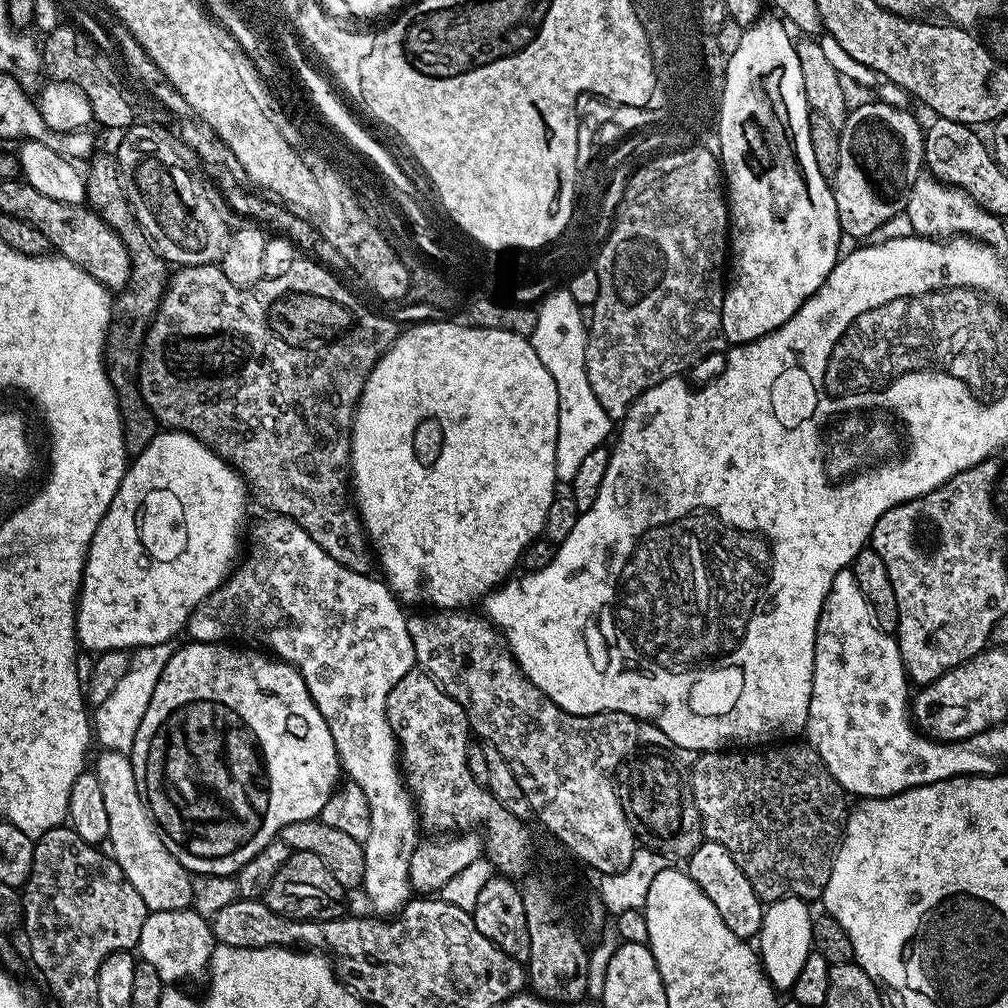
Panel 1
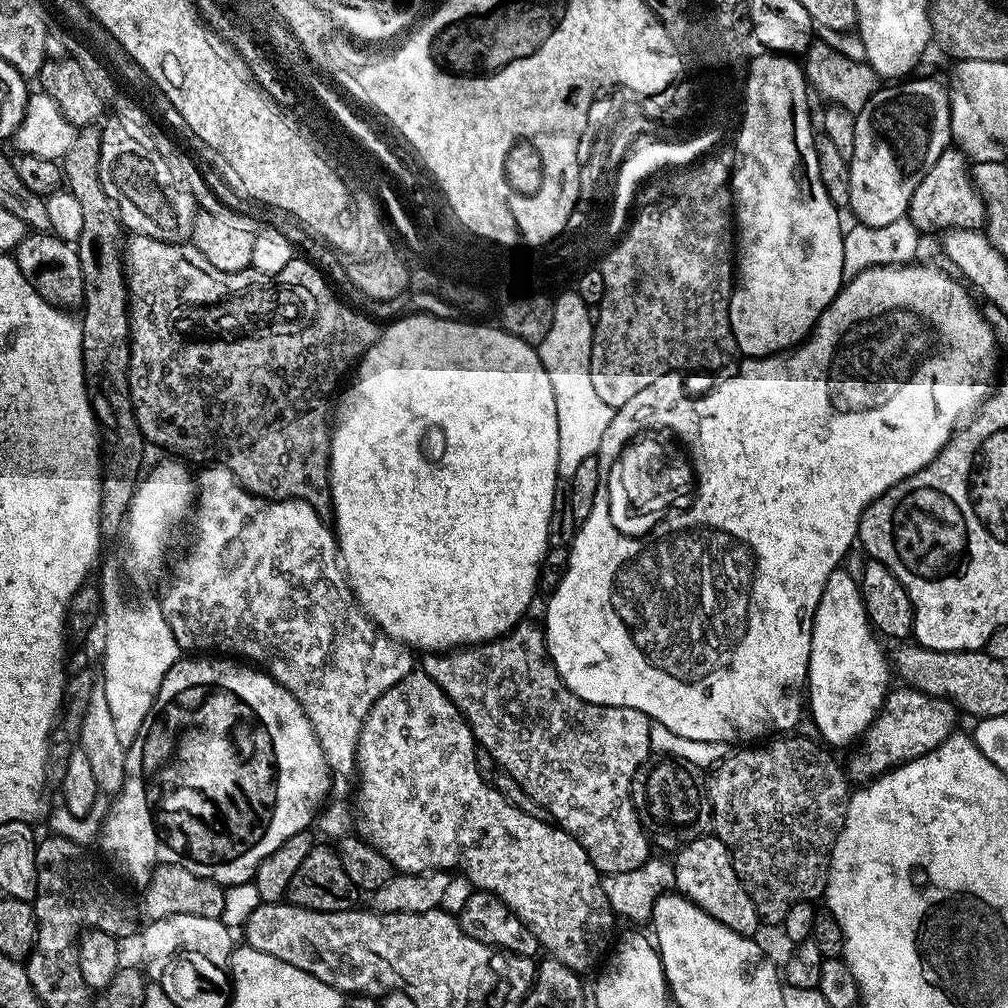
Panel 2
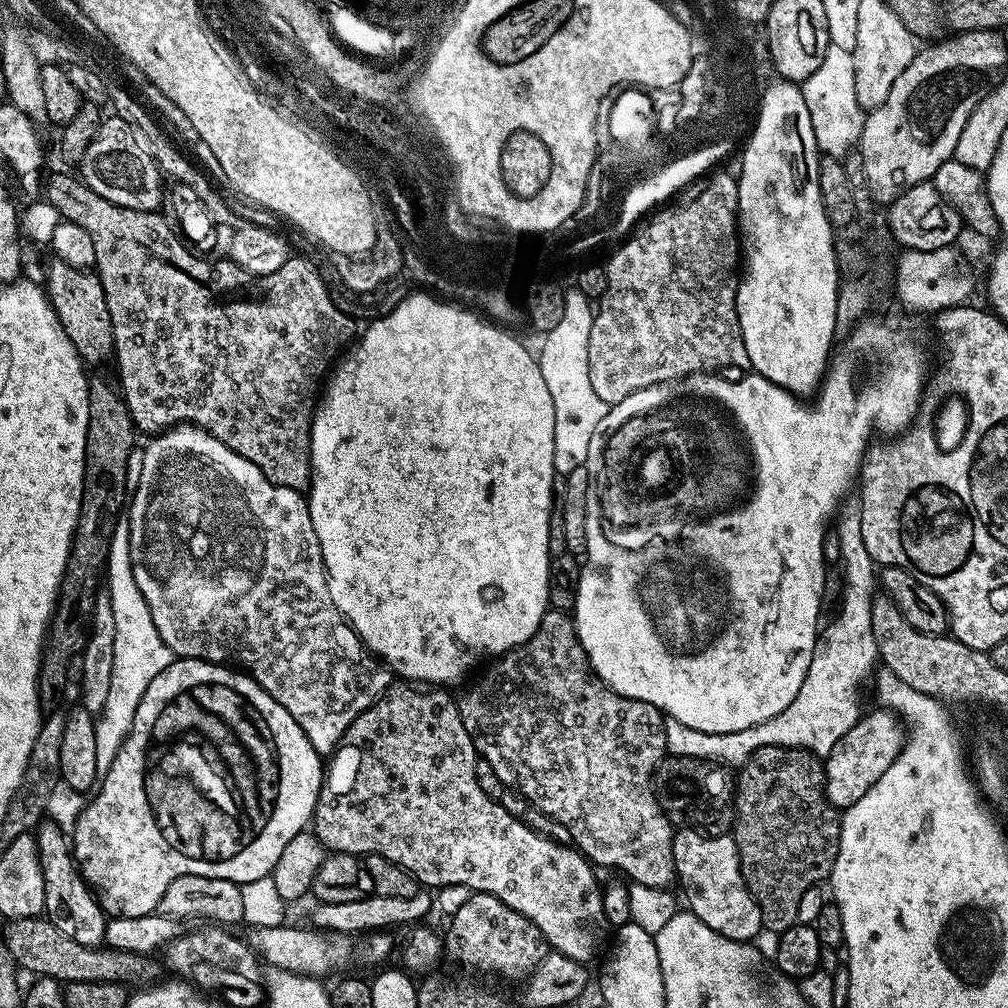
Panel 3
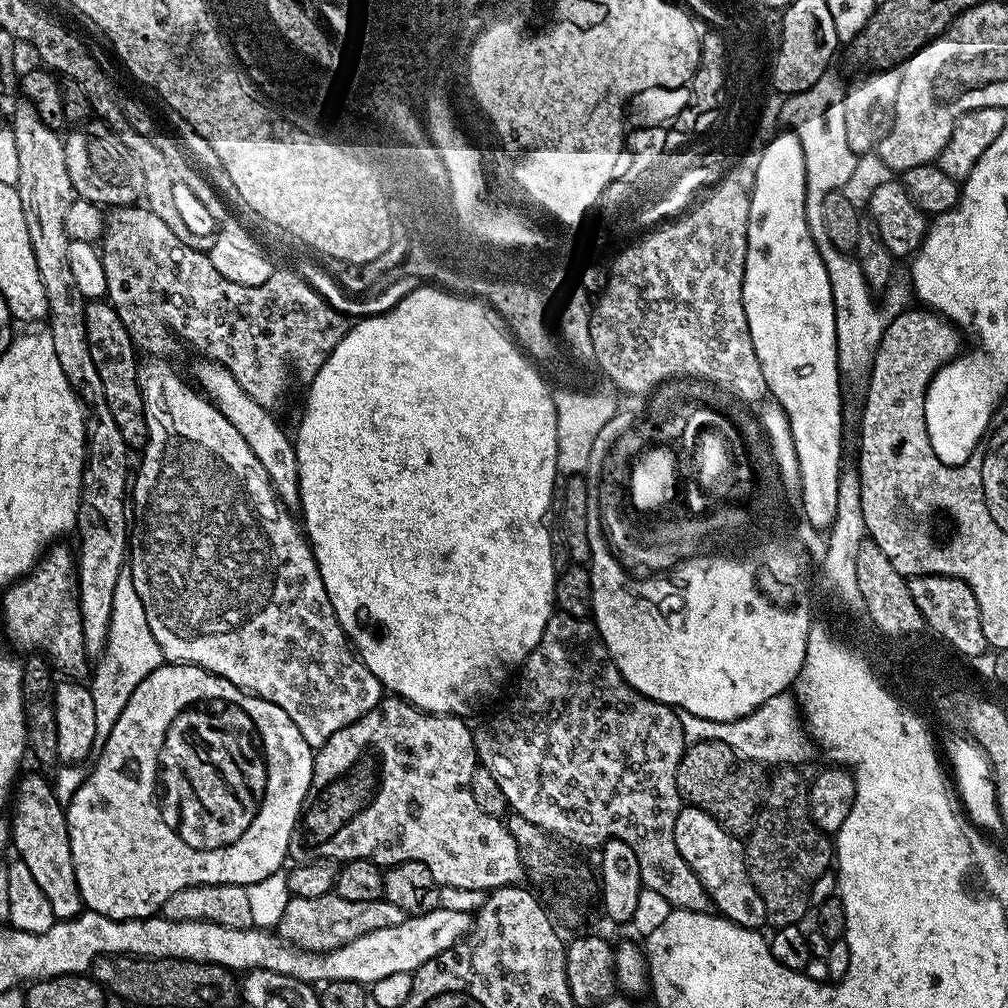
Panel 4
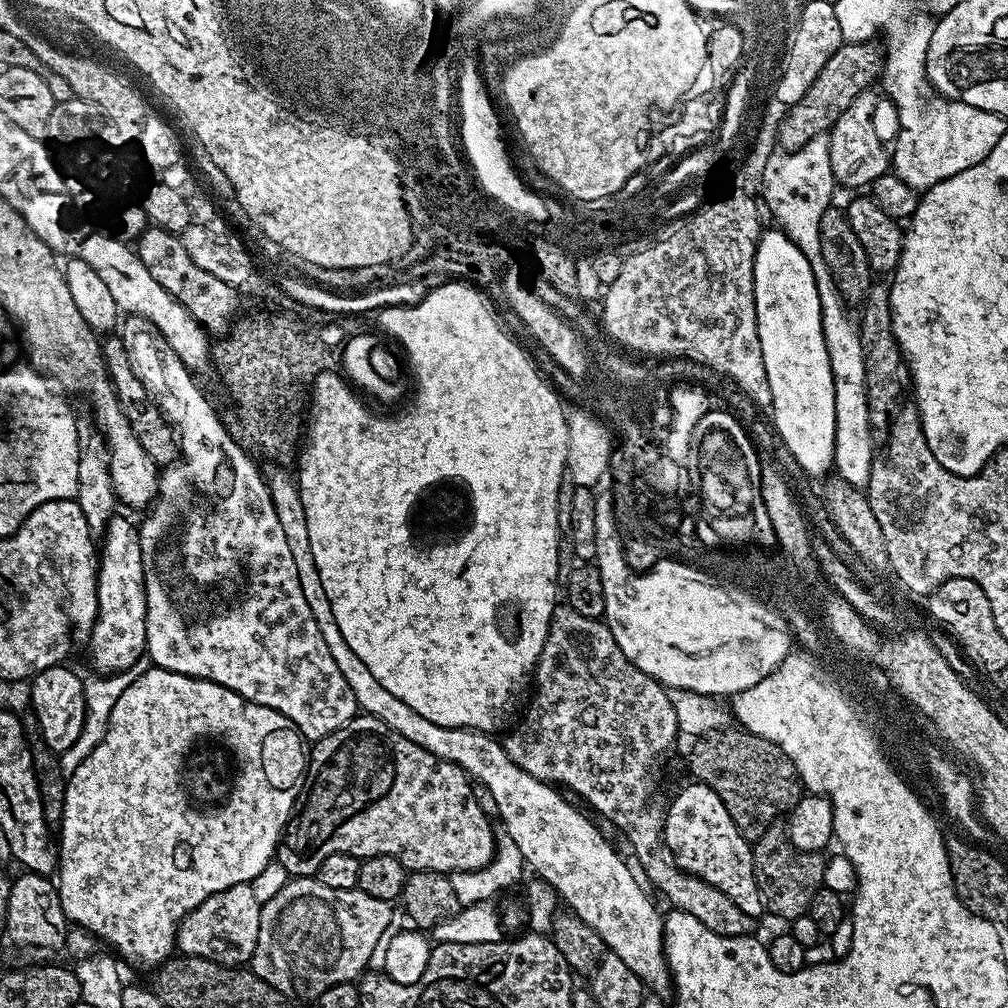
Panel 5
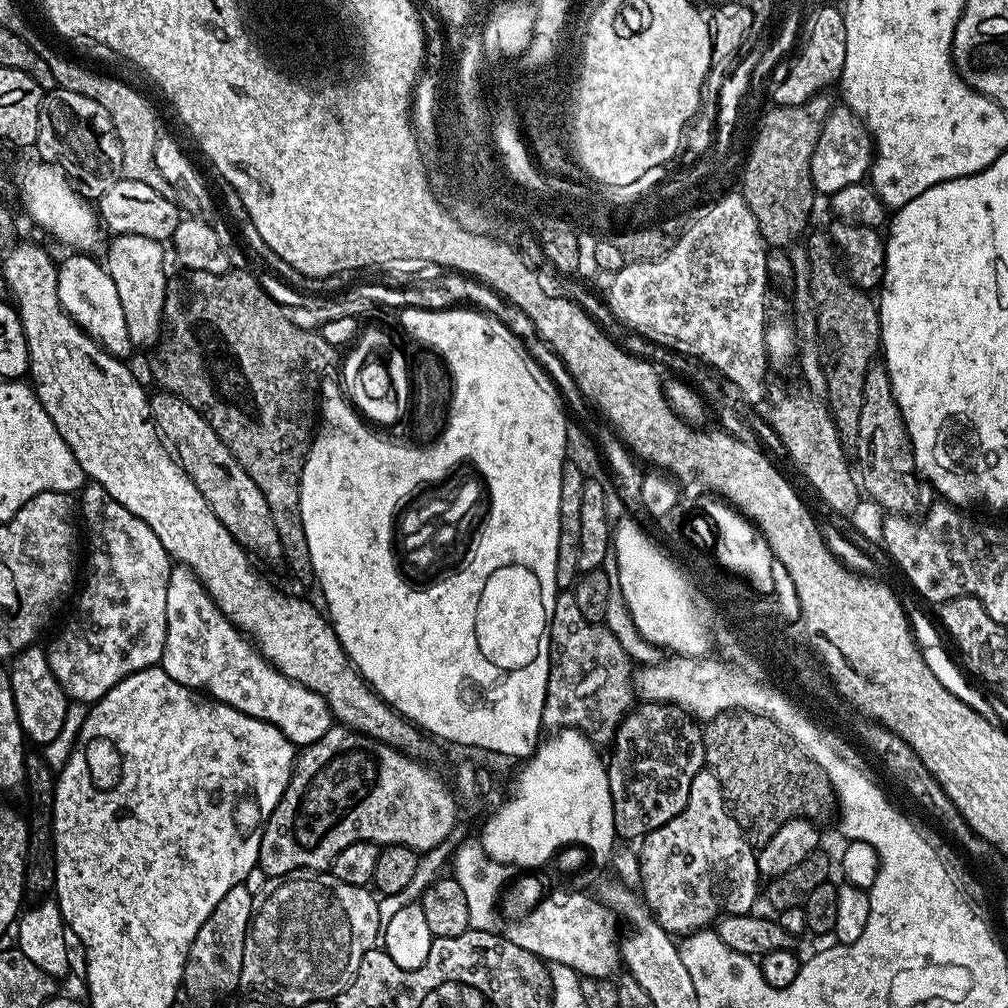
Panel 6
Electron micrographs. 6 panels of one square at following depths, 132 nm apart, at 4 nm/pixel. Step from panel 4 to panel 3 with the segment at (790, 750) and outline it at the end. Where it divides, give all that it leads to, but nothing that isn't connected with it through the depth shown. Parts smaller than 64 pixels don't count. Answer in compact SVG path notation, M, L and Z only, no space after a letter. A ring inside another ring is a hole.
M850 494L845 497L837 511L836 523L834 535L838 538L839 561L841 566L844 566L846 580L846 586L840 592L840 617L830 621L828 625L825 623L819 629L816 637L816 649L810 658L806 678L802 678L802 687L798 689L798 694L794 694L794 702L790 702L790 706L786 706L786 710L782 710L782 714L774 714L774 718L770 718L750 730L738 730L730 734L697 733L695 736L685 736L686 738L669 737L668 749L671 755L703 759L715 762L720 766L733 766L732 764L743 766L762 746L782 746L783 748L805 748L807 752L823 758L830 754L830 750L834 750L834 742L838 742L838 738L842 738L842 734L846 734L846 730L850 730L850 726L859 722L862 715L860 691L863 690L868 675L870 675L869 680L873 675L872 667L880 660L878 646L874 642L874 622L870 622L878 576L876 563L870 558L869 551L866 550L866 542L862 539L862 508L859 495Z

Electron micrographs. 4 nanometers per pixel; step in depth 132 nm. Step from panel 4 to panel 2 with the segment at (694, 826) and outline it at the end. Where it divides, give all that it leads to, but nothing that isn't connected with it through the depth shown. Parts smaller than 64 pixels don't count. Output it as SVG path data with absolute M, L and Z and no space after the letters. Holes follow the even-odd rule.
M705 834L699 836L697 840L691 840L689 844L683 845L677 852L680 853L677 854L676 860L674 859L676 869L675 891L679 895L685 896L690 902L697 904L703 912L710 914L710 918L722 922L730 930L734 930L743 936L755 937L757 935L756 927L761 927L762 921L760 915L754 910L754 902L750 902L750 894L746 894L746 890L734 870L728 847L716 835Z

